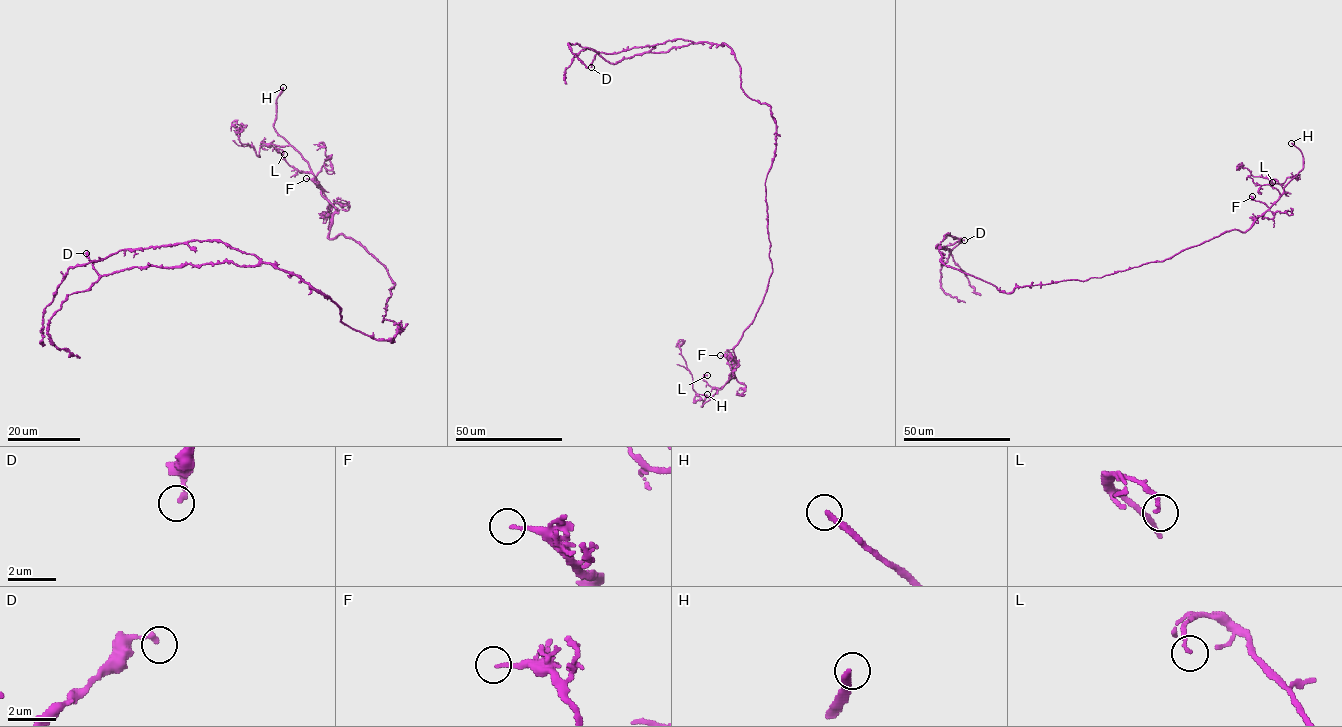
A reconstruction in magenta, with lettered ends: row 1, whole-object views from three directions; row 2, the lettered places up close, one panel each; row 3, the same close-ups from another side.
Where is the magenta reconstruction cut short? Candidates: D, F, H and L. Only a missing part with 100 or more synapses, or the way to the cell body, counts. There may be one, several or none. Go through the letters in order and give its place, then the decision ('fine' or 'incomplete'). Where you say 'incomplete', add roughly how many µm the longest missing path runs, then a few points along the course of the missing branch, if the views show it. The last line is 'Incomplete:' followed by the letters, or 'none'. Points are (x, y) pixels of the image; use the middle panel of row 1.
D: (591, 67) | fine
F: (720, 355) | fine
H: (707, 394) | incomplete | 10 µm | (707, 394), (712, 377)
L: (707, 375) | fine
Incomplete: H

